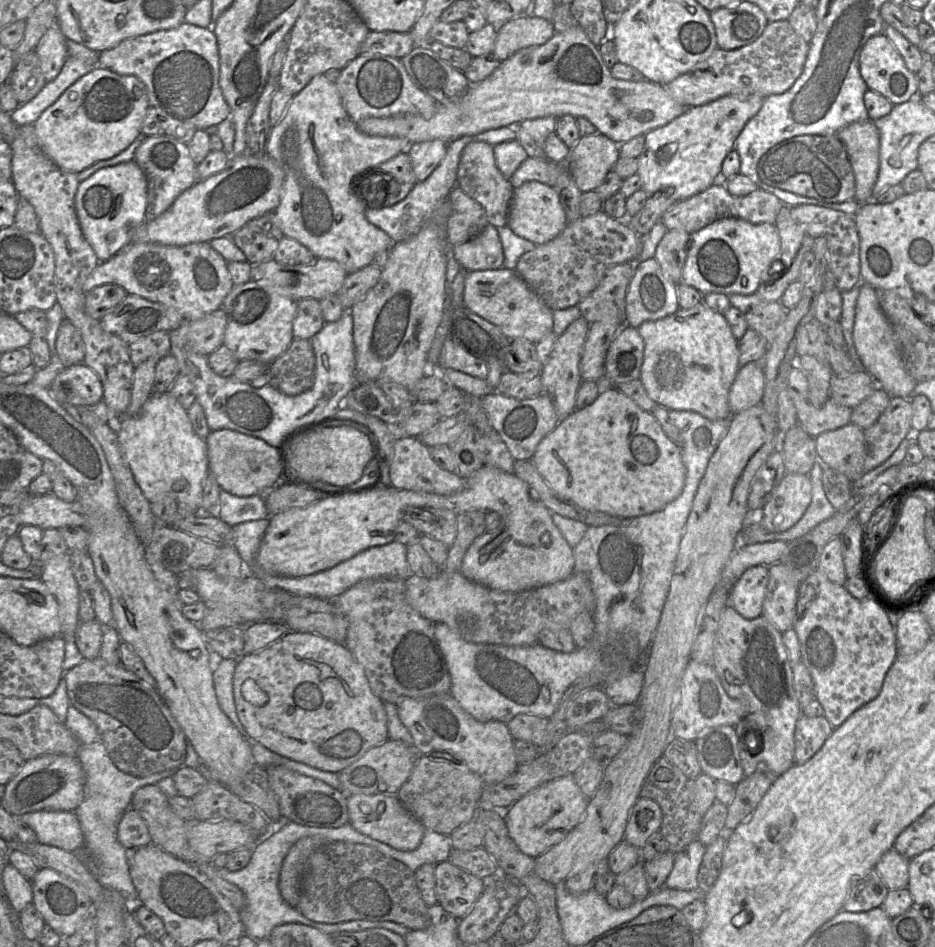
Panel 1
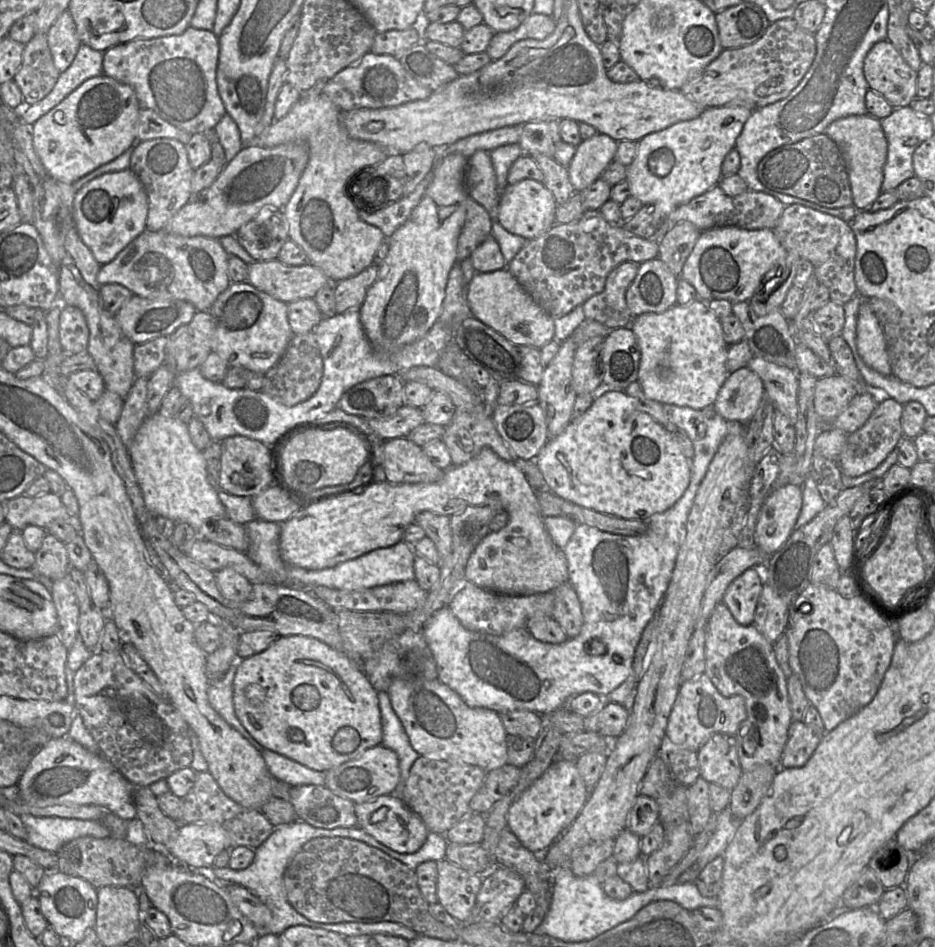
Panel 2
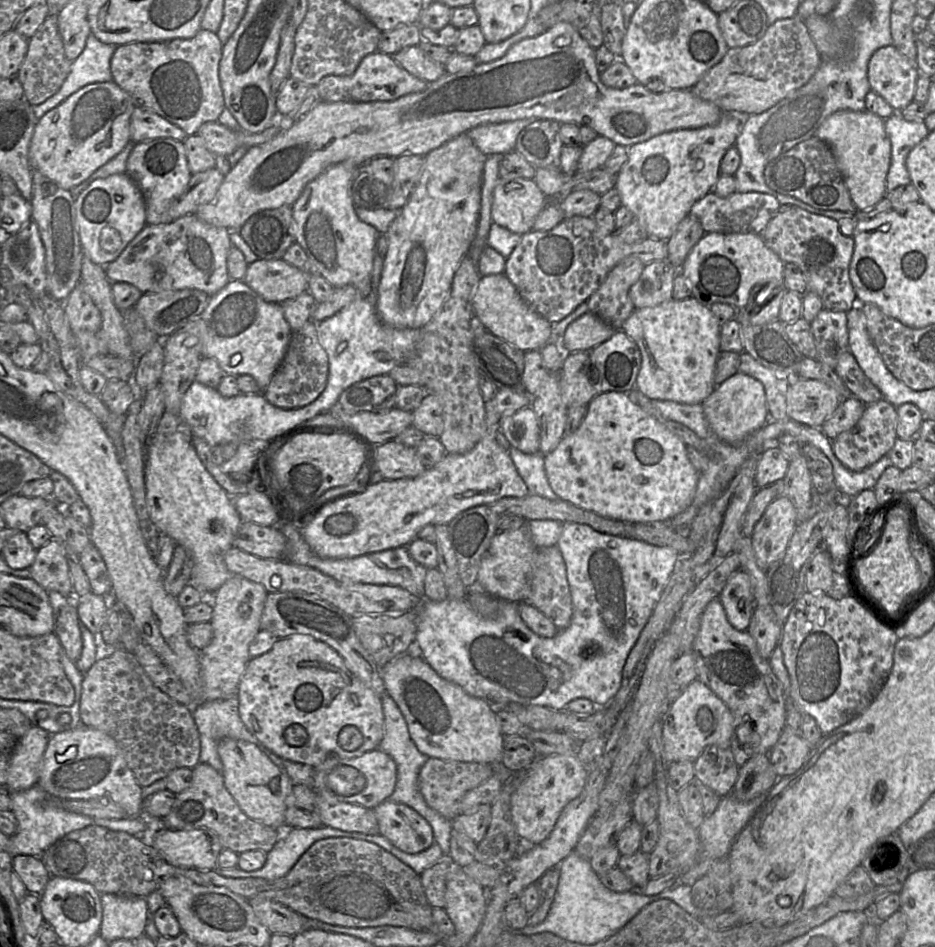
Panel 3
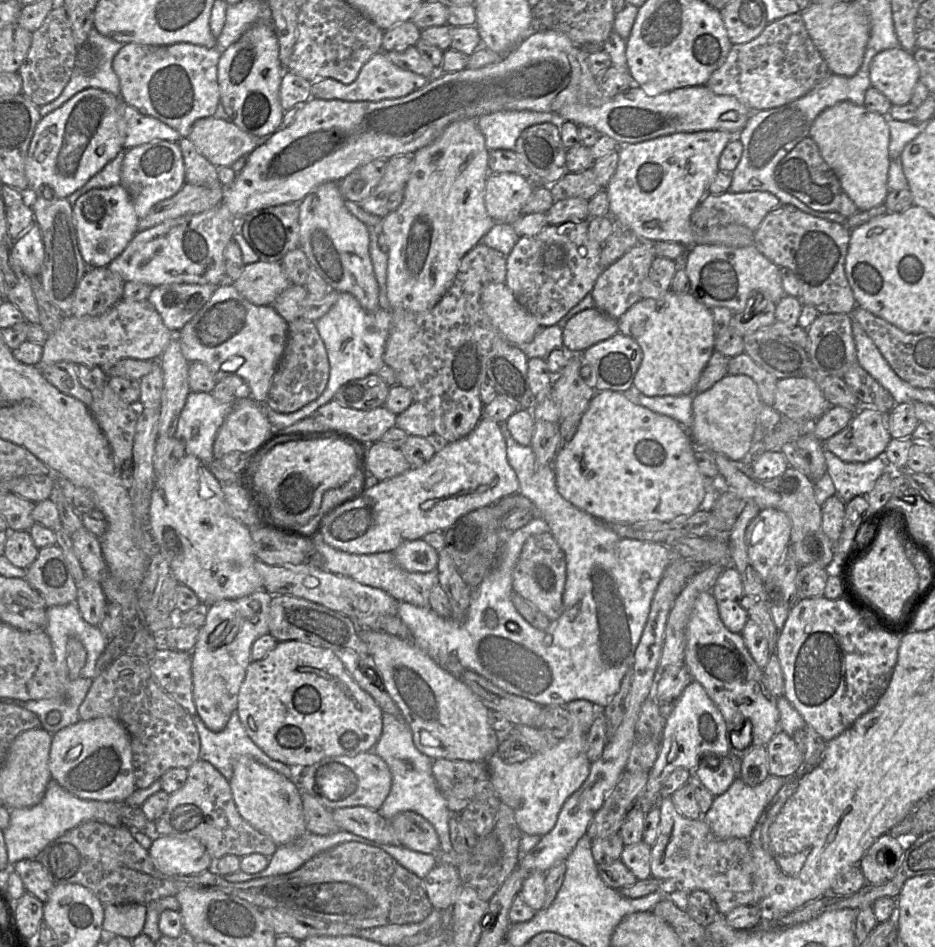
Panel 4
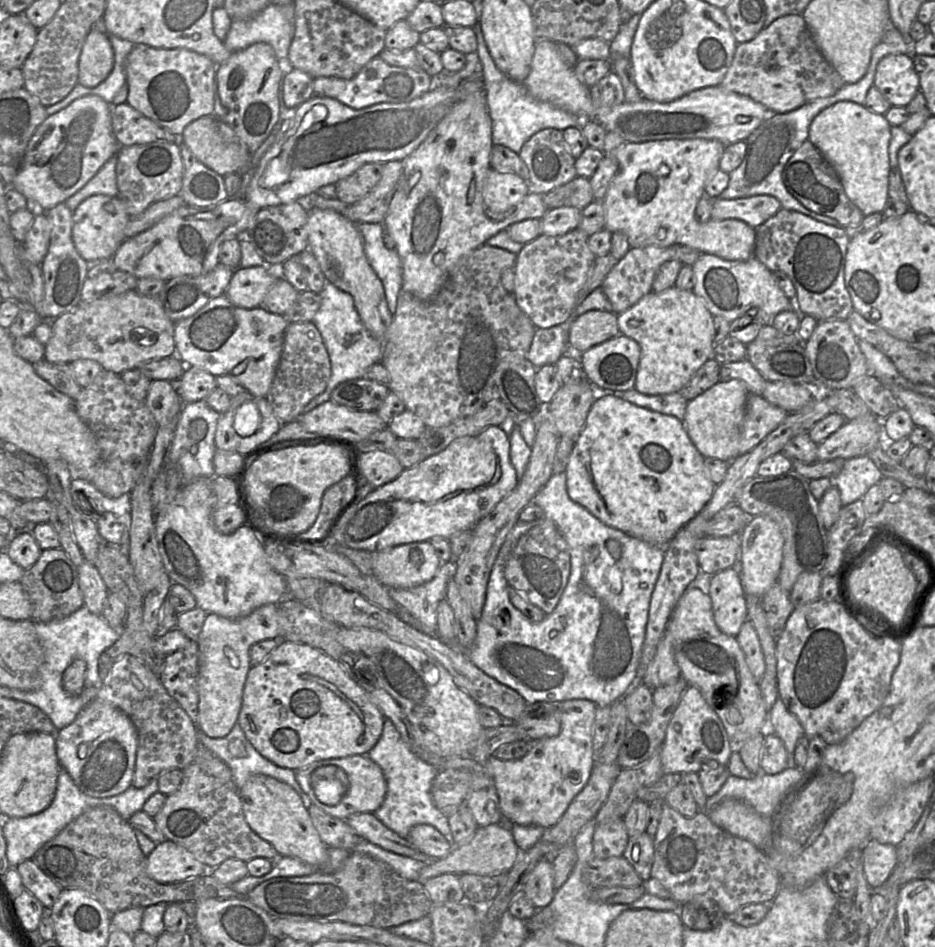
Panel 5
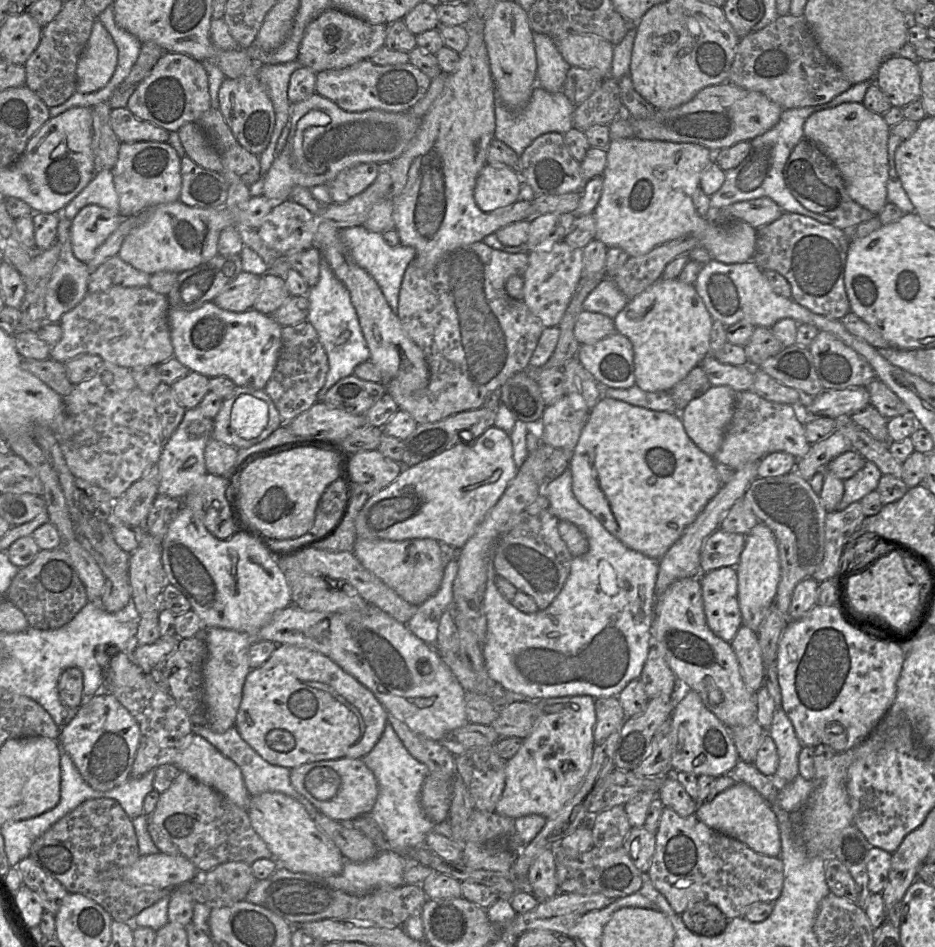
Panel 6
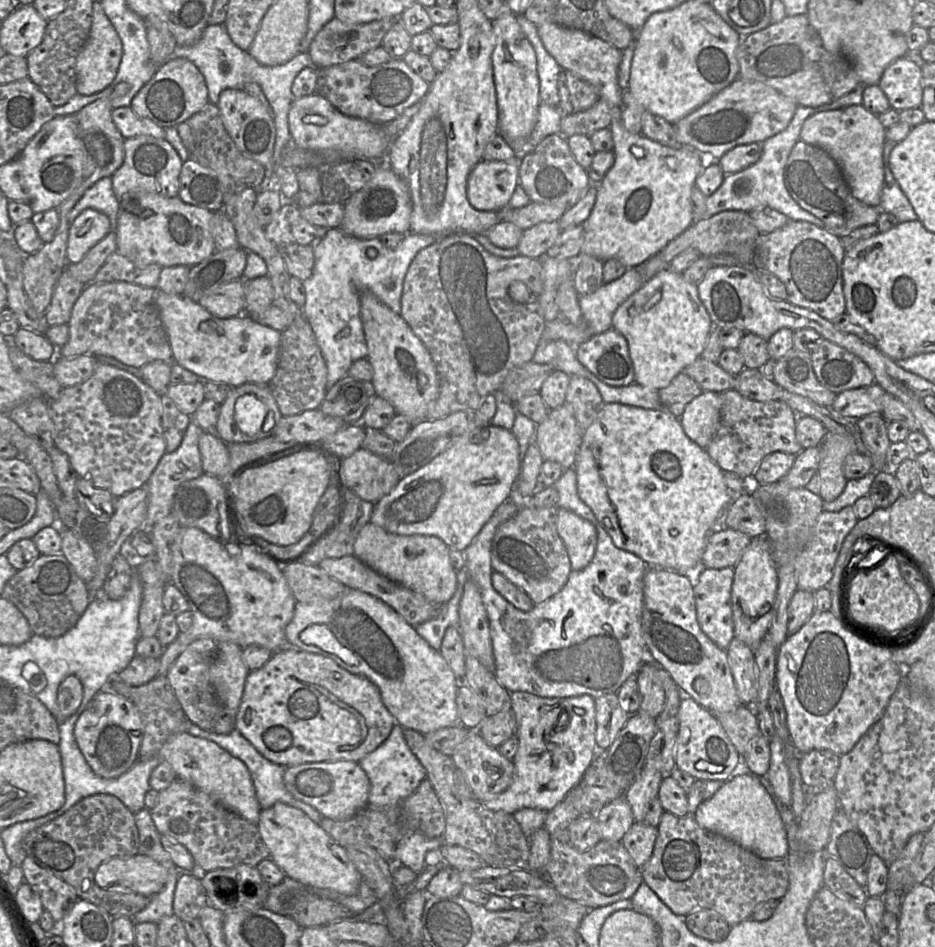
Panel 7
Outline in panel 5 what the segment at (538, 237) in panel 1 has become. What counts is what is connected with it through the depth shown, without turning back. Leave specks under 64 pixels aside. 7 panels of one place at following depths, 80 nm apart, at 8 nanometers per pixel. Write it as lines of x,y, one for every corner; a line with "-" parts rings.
490,169
483,190
486,214
493,220
502,221
529,193
528,183
517,174

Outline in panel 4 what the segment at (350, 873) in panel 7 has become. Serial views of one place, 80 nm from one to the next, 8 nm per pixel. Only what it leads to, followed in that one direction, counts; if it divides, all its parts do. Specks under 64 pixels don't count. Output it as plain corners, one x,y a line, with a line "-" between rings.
242,755
234,766
233,776
229,780
229,784
240,815
256,830
270,837
277,846
291,843
307,833
303,816
301,790
296,782
257,762
250,756

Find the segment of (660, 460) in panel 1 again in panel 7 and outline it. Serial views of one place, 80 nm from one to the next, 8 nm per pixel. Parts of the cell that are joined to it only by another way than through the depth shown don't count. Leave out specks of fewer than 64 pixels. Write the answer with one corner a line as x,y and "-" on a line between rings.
603,403
595,420
582,436
573,469
576,473
579,498
592,510
598,522
610,535
614,545
640,557
649,568
672,570
694,579
697,570
701,567
701,558
709,535
716,530
727,528
723,525
723,515
733,500
733,496
724,484
723,471
713,462
705,449
686,436
679,418
668,410
644,409
620,403

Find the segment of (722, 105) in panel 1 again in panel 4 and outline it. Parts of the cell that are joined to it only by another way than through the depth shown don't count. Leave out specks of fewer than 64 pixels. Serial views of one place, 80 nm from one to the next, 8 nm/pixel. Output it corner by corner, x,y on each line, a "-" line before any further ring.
700,131
662,136
636,144
621,144
617,170
606,187
610,217
626,224
640,239
640,243
656,241
677,242
685,247
697,245
722,245
743,248
754,245
754,232
749,228
729,224
726,226
697,229
691,223
693,211
700,205
708,188
719,171
719,159
734,135
724,131

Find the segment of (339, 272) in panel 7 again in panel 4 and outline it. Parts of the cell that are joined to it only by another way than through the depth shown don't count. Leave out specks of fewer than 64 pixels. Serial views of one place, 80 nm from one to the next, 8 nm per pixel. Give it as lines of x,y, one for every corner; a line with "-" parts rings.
347,201
345,205
349,212
370,228
370,256
374,274
379,286
379,306
375,312
362,308
358,300
350,293
340,293
333,307
316,322
318,333
325,345
329,359
330,375
328,384
320,397
293,413
279,413
261,404
272,425
273,431
285,429
296,422
311,417
317,409
334,399
337,390
350,381
376,374
384,365
384,352
393,323
392,307
387,298
387,267
388,255
378,245
378,229
382,217
366,212
359,204

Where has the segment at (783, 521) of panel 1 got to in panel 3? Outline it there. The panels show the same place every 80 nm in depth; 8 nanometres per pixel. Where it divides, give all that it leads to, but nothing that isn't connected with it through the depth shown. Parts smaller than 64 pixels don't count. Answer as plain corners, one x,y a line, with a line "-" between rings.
777,497
766,507
752,534
754,555
763,571
782,558
798,524
796,508
789,498

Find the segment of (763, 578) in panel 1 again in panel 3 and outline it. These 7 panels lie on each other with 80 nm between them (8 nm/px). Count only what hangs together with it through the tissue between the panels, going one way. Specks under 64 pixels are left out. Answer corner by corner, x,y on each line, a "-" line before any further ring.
742,569
733,572
718,598
731,626
738,631
746,631
755,610
749,574

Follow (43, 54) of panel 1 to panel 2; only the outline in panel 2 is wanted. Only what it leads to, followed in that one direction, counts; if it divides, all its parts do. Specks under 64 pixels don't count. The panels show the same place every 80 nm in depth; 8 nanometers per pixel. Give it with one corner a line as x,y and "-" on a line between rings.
68,10
58,16
46,36
54,65
62,73
72,63
81,45
75,22

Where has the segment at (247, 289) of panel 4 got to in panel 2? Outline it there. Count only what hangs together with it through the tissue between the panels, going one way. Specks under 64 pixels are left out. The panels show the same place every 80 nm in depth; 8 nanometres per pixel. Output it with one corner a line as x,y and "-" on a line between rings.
277,259
250,264
247,282
286,304
314,298
320,288
332,283
313,264
290,266

